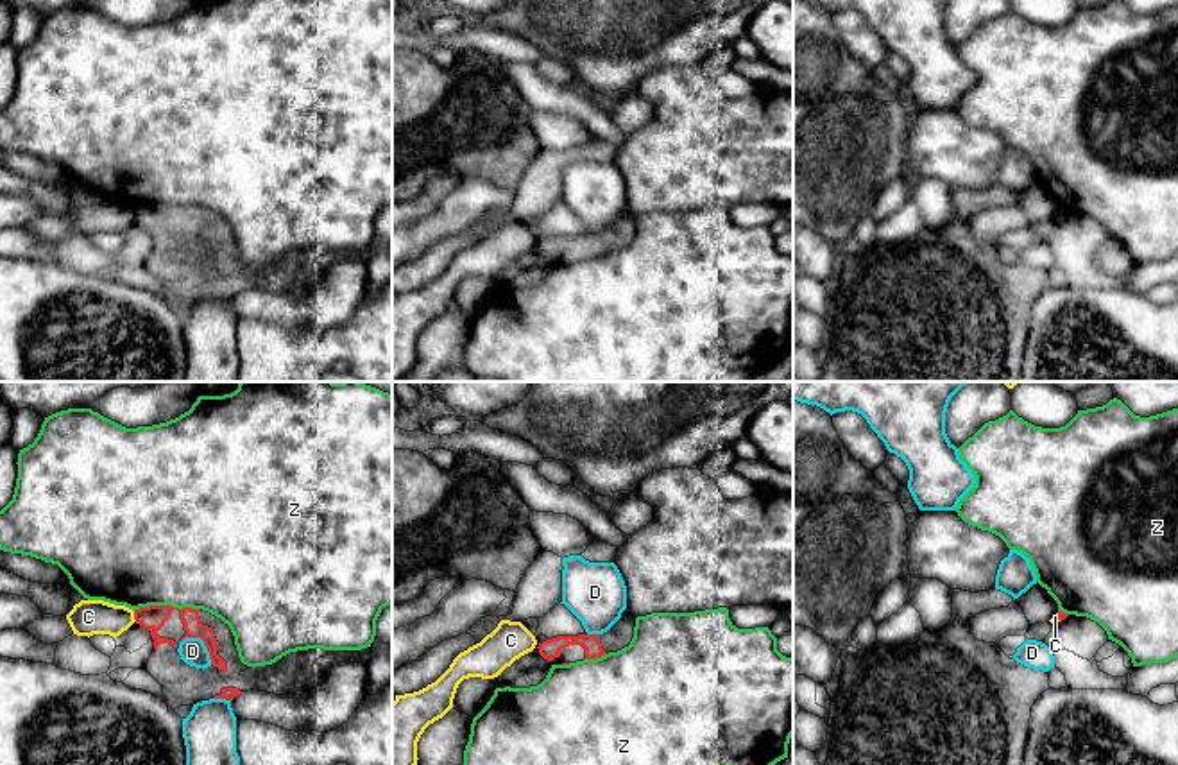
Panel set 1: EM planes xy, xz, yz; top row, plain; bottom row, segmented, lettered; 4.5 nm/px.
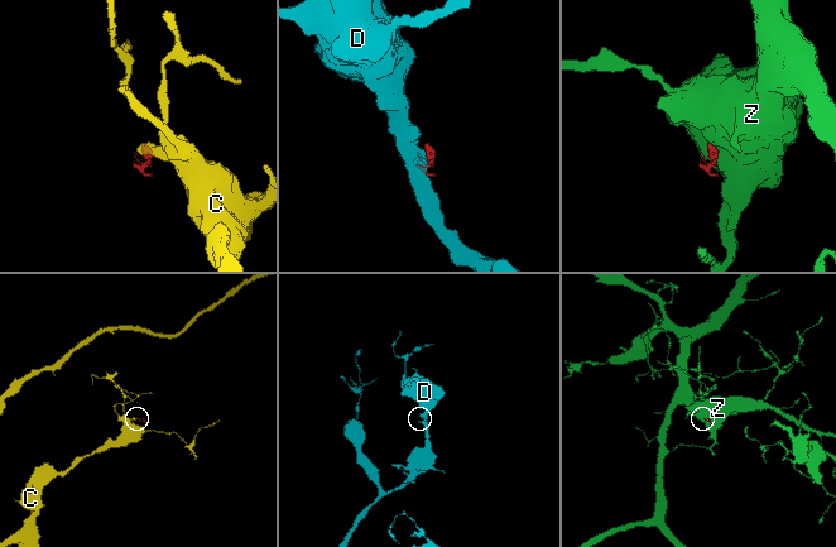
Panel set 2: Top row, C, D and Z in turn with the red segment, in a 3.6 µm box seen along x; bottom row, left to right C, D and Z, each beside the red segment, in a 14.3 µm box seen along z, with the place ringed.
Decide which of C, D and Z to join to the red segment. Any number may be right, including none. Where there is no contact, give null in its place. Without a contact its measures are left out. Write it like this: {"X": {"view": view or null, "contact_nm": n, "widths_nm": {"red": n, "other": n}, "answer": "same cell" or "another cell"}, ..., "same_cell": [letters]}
{"C": {"view": "xy", "contact_nm": 50, "widths_nm": {"red": 110, "other": 160}, "answer": "another cell"}, "D": {"view": "xy", "contact_nm": 180, "widths_nm": {"red": 80, "other": 120}, "answer": "another cell"}, "Z": {"view": "xy", "contact_nm": 280, "widths_nm": {"red": 110, "other": 500}, "answer": "another cell"}, "same_cell": []}

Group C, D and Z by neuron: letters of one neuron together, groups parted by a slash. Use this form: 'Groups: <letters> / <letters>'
Groups: C / D / Z

